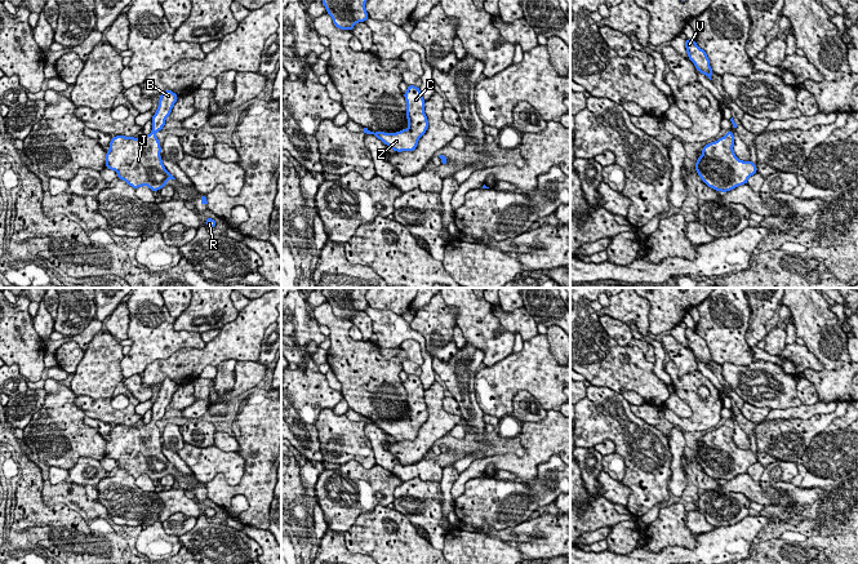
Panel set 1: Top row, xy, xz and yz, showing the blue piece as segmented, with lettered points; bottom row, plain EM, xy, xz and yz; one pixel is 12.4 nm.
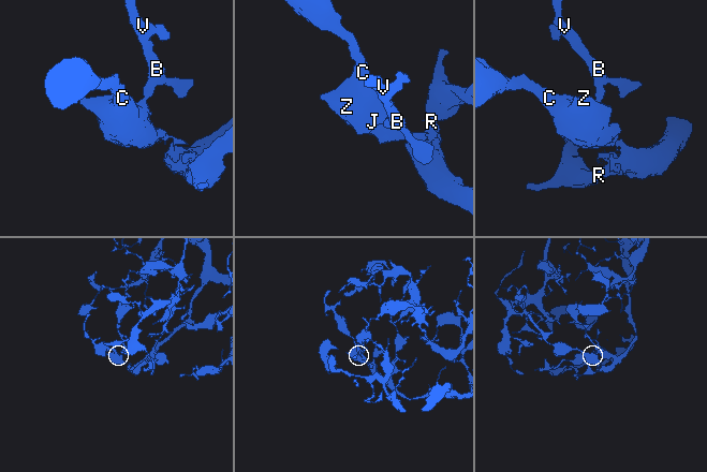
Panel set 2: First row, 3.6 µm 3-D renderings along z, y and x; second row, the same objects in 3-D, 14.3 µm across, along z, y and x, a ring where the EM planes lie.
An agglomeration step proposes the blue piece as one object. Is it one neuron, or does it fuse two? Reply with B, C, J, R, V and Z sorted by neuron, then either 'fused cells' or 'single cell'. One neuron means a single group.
B C J R V Z; single cell

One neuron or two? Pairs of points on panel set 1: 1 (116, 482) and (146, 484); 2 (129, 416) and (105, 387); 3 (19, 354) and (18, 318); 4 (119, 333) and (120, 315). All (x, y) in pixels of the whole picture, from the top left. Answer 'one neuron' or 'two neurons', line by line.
1: two neurons
2: two neurons
3: one neuron
4: one neuron

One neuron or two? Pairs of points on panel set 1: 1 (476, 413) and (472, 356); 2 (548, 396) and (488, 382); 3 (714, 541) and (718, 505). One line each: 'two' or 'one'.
1: one
2: one
3: two

